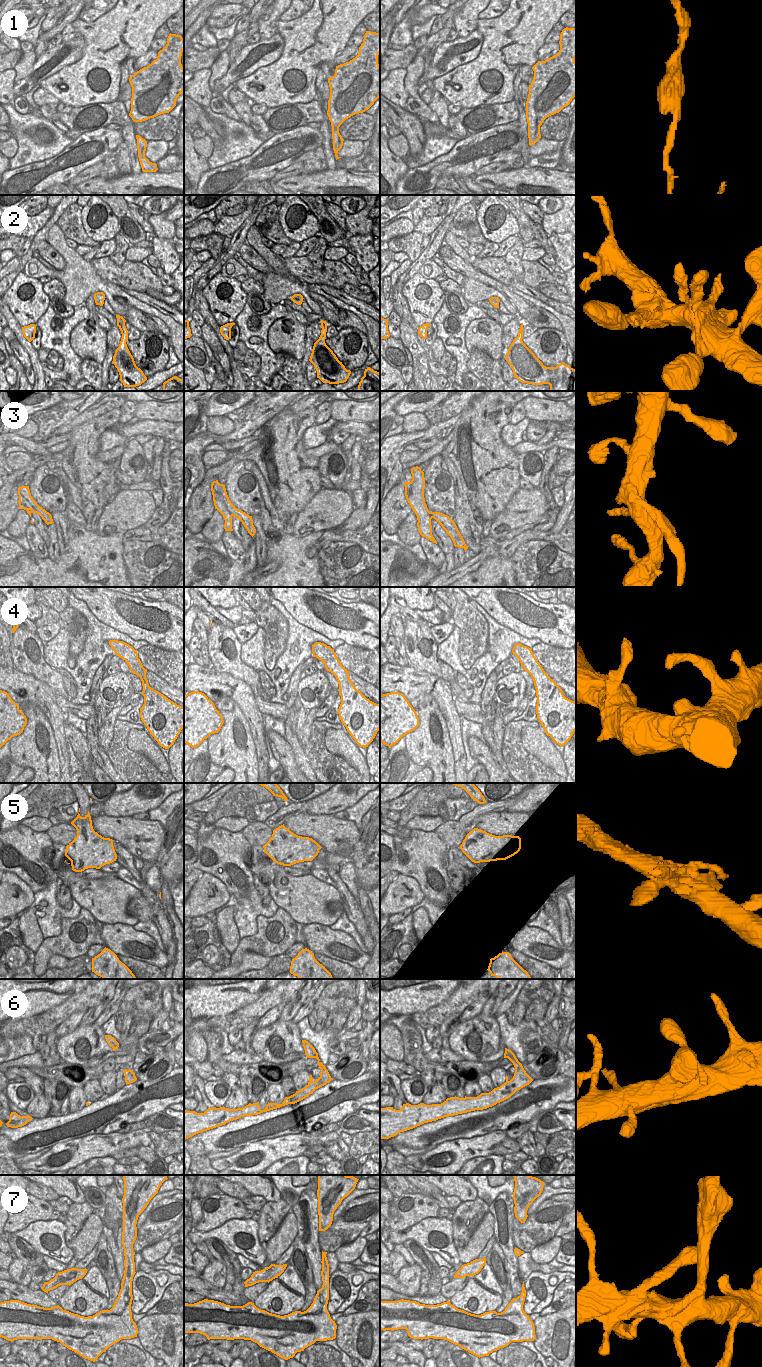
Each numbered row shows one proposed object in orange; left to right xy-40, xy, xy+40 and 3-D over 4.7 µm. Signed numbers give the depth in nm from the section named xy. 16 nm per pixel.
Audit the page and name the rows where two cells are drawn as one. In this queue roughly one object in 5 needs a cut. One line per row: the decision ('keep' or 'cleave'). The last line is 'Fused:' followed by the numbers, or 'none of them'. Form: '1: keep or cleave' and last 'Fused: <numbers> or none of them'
1: keep
2: keep
3: keep
4: keep
5: cleave
6: keep
7: keep
Fused: 5

